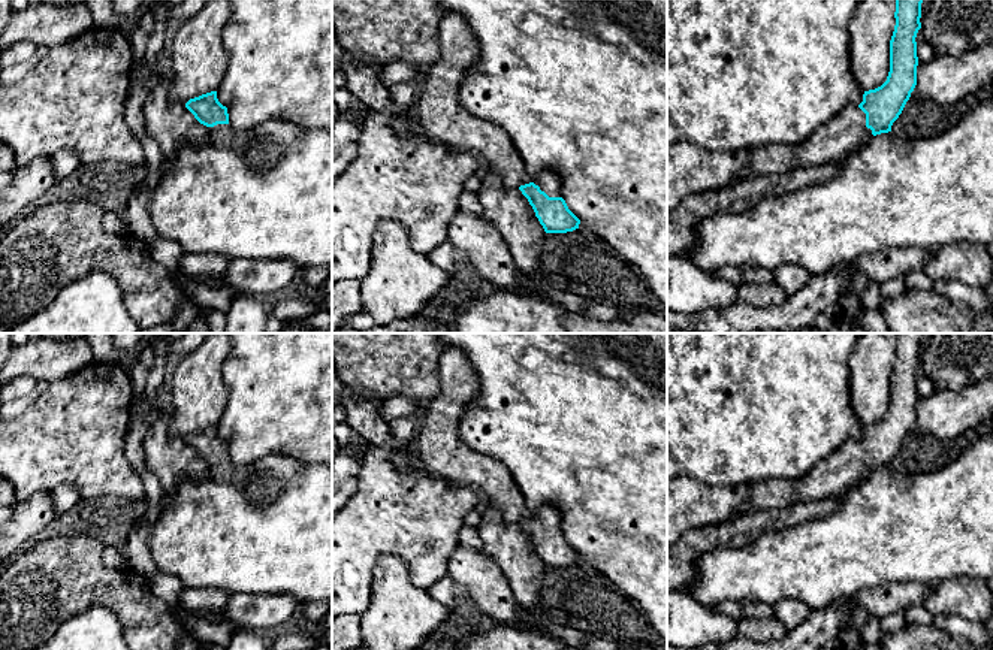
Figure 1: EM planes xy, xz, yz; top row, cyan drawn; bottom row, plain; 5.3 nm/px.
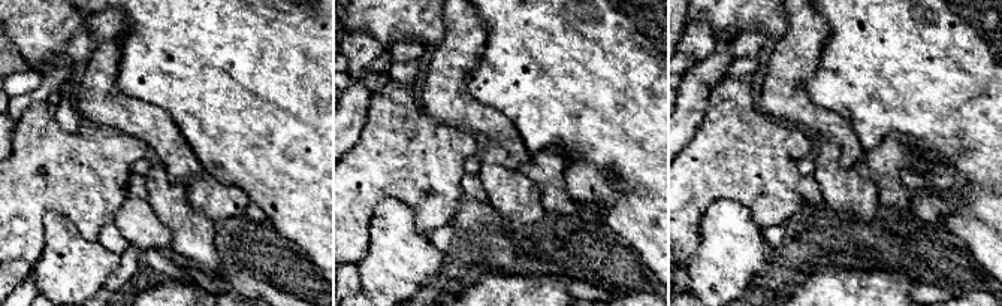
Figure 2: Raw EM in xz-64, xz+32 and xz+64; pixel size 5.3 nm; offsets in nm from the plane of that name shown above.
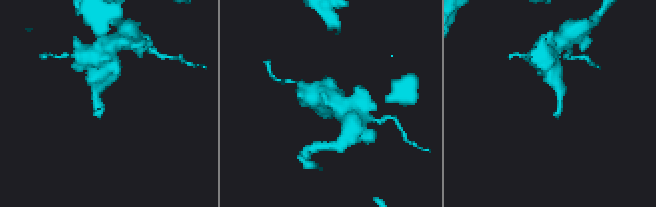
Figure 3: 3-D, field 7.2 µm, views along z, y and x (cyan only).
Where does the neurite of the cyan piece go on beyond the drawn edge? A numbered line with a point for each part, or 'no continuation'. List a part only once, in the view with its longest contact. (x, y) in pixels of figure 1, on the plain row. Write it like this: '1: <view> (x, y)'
1: yz (847, 466)

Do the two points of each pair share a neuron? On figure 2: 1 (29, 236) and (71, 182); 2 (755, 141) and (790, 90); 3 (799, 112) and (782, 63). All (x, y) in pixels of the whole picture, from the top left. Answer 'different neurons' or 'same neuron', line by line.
1: same neuron
2: different neurons
3: same neuron

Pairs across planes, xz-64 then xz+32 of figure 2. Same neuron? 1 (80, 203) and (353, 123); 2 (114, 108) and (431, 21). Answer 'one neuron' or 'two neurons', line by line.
1: two neurons
2: two neurons

